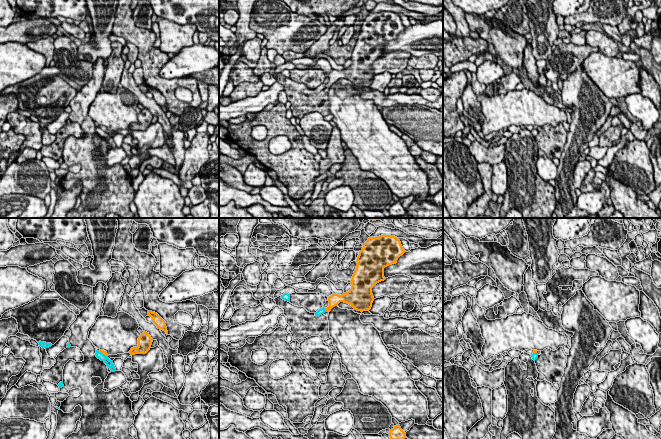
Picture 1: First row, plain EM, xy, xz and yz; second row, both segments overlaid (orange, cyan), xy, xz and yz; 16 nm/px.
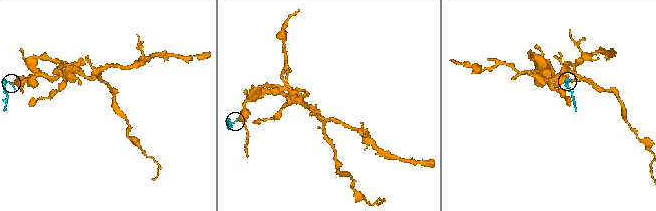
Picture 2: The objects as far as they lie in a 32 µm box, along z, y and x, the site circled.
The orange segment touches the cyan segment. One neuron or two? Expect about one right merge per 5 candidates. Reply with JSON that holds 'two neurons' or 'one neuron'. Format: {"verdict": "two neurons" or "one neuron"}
{"verdict": "two neurons"}

